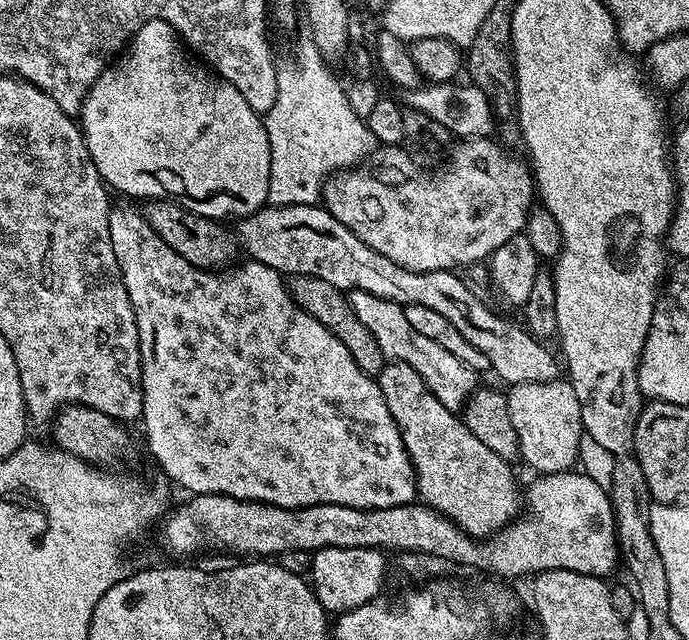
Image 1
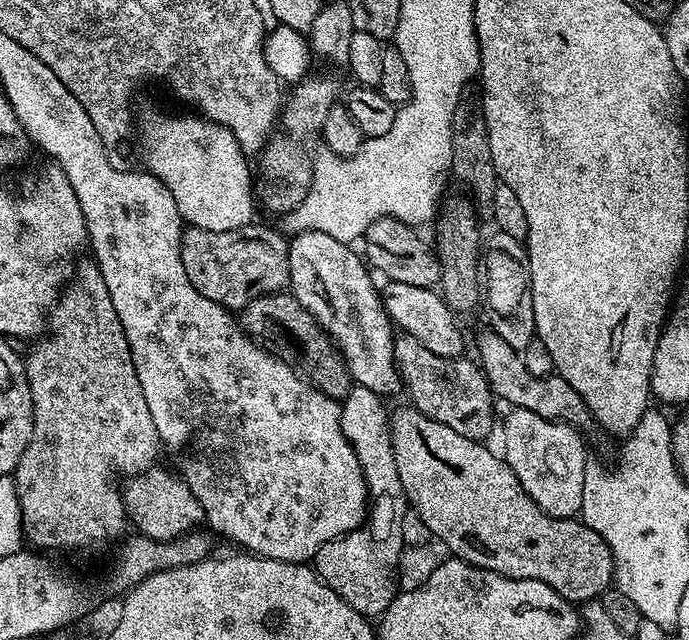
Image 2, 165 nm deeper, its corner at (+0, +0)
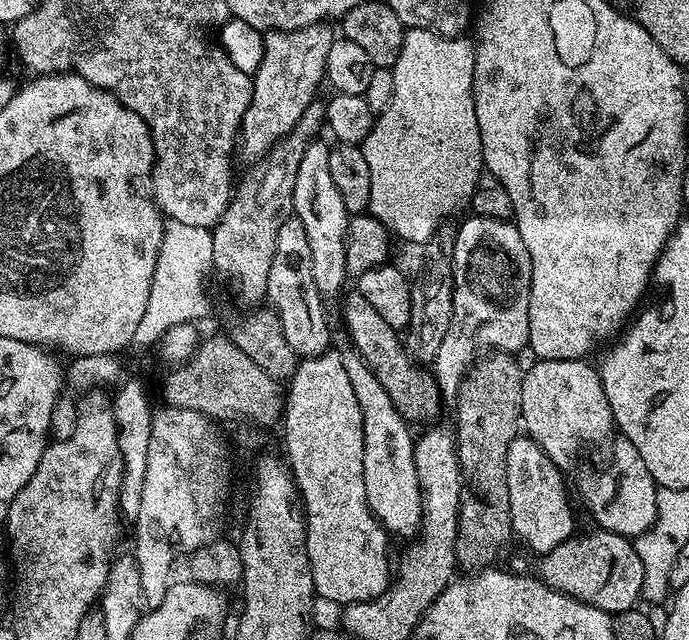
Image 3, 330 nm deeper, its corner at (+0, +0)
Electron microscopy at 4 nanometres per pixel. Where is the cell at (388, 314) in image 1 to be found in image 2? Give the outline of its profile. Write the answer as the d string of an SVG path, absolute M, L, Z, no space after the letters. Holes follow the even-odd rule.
M297 232L291 237L288 245L288 278L291 291L297 300L312 313L320 318L327 310L328 304L332 307L332 320L340 324L344 316L348 320L356 319L356 332L360 335L360 348L352 348L346 352L346 363L348 371L351 372L353 381L359 387L368 388L371 392L378 393L381 398L388 398L391 392L400 392L402 381L400 373L396 371L396 349L394 347L394 328L388 319L388 314L384 309L382 292L379 287L372 285L372 280L368 277L370 268L362 259L361 253L355 252L355 247L338 242L330 238L330 234L321 232Z

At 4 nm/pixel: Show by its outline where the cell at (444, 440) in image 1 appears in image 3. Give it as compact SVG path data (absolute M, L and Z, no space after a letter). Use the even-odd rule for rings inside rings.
M595 531L589 536L573 535L572 539L554 546L554 550L543 553L535 575L548 588L603 612L617 614L635 609L642 600L642 558L638 558L635 543L613 532Z

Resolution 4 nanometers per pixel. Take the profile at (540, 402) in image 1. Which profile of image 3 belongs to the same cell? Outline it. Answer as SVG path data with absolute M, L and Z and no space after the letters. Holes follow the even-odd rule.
M520 434L514 442L510 442L510 450L506 454L506 486L510 498L510 514L515 539L521 540L530 551L543 554L554 550L562 542L572 539L572 510L568 506L568 496L564 493L564 480L561 469L556 467L547 454L527 435Z

